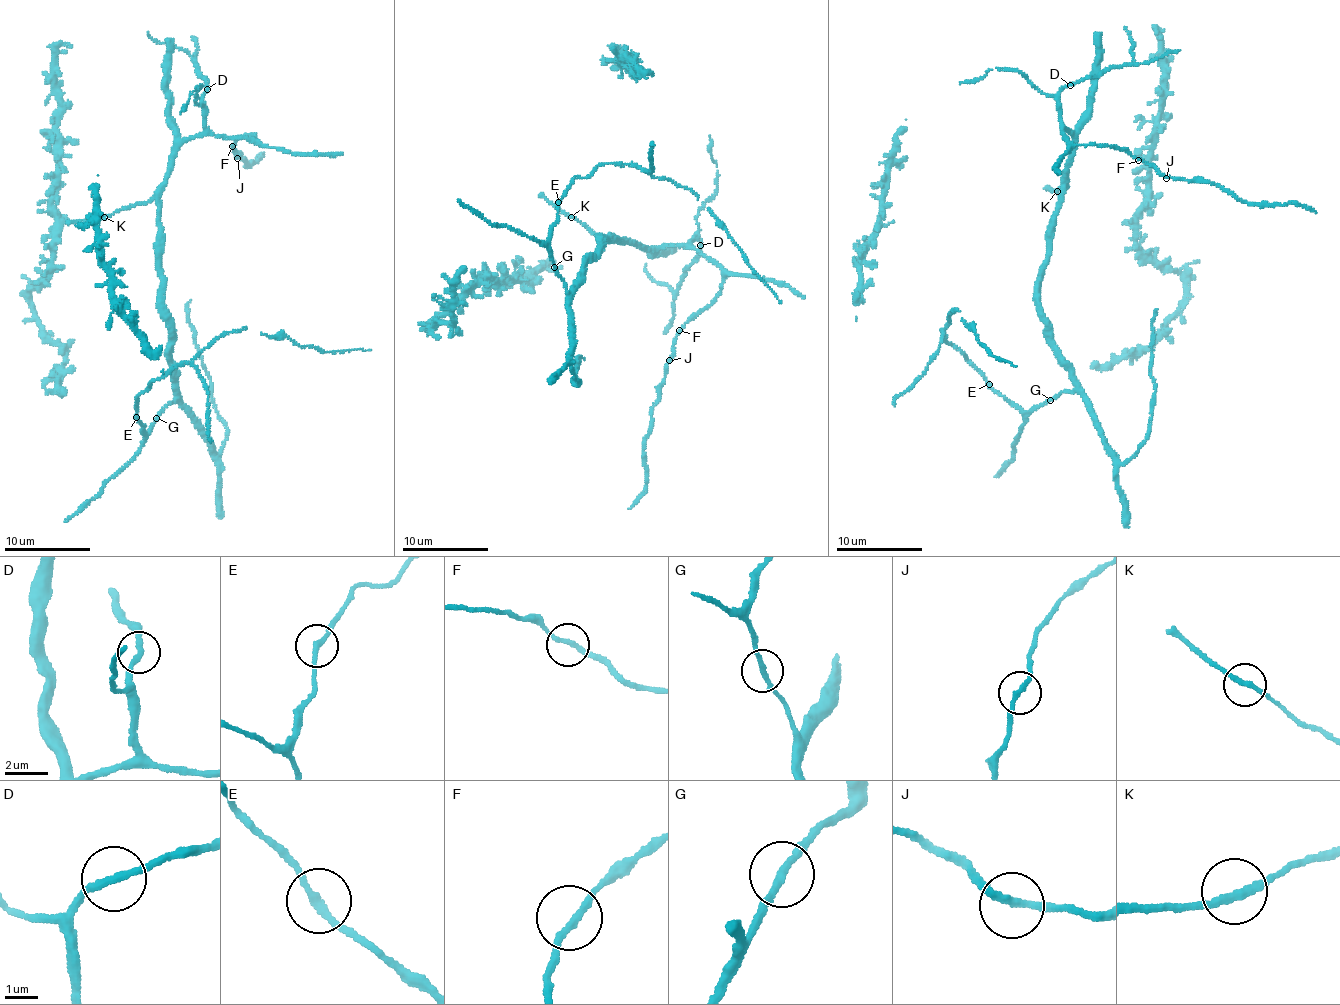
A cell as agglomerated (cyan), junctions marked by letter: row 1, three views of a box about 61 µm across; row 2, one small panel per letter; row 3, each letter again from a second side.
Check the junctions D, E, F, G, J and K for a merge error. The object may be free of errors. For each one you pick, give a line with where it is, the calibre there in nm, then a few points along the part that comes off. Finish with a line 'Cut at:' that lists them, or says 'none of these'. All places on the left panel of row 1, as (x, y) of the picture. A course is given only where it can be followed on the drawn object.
Cut at: none of these

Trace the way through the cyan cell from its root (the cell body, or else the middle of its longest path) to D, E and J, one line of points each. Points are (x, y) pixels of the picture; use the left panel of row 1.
D: (173, 165), (176, 150), (204, 131), (203, 99), (207, 89)
E: (173, 165), (159, 194), (159, 215), (164, 320), (169, 326), (176, 396), (146, 436), (135, 416)
J: (173, 165), (176, 150), (196, 136), (250, 140), (256, 135), (244, 134), (235, 143), (237, 158)

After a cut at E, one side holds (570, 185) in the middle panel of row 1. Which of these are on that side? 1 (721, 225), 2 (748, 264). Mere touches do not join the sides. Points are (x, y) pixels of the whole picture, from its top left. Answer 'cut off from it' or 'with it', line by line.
1: with it
2: with it

